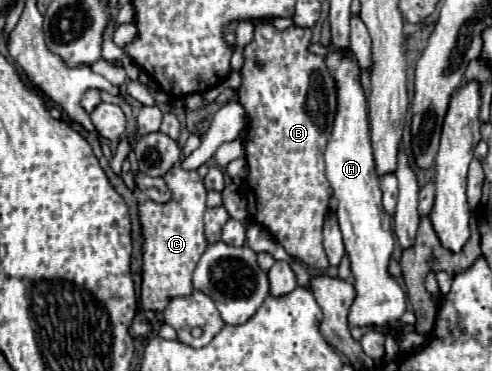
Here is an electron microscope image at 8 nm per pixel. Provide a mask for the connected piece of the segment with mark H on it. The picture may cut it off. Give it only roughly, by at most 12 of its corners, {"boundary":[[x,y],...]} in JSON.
{"boundary":[[333,49],[337,115],[325,171],[355,277],[349,327],[401,341],[391,215],[353,53]]}

